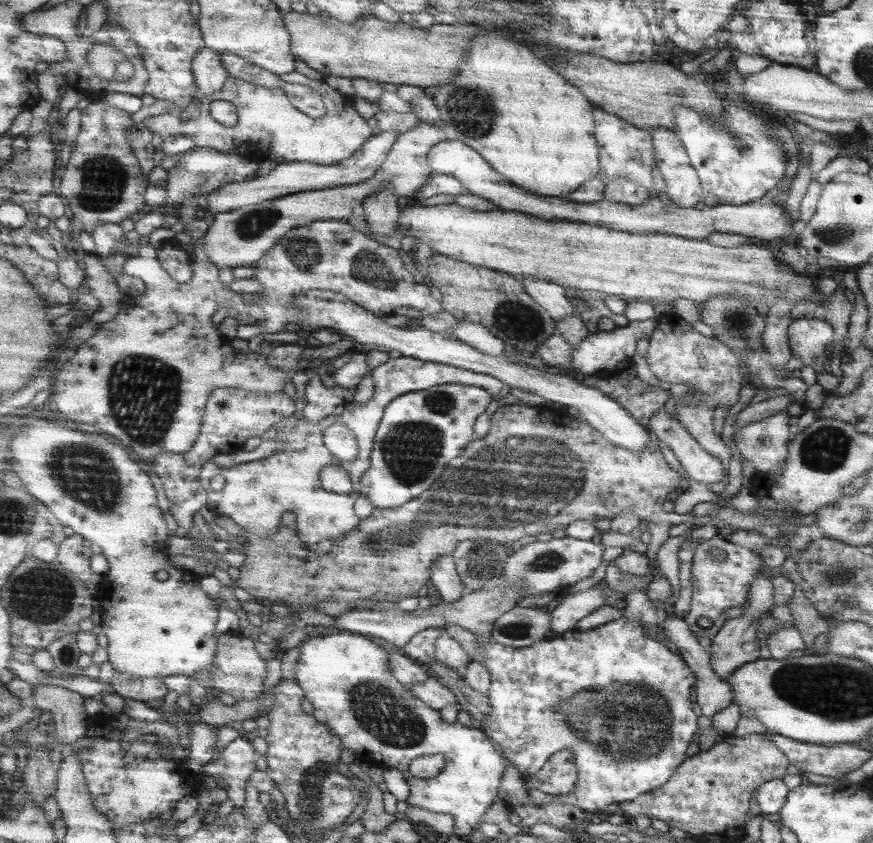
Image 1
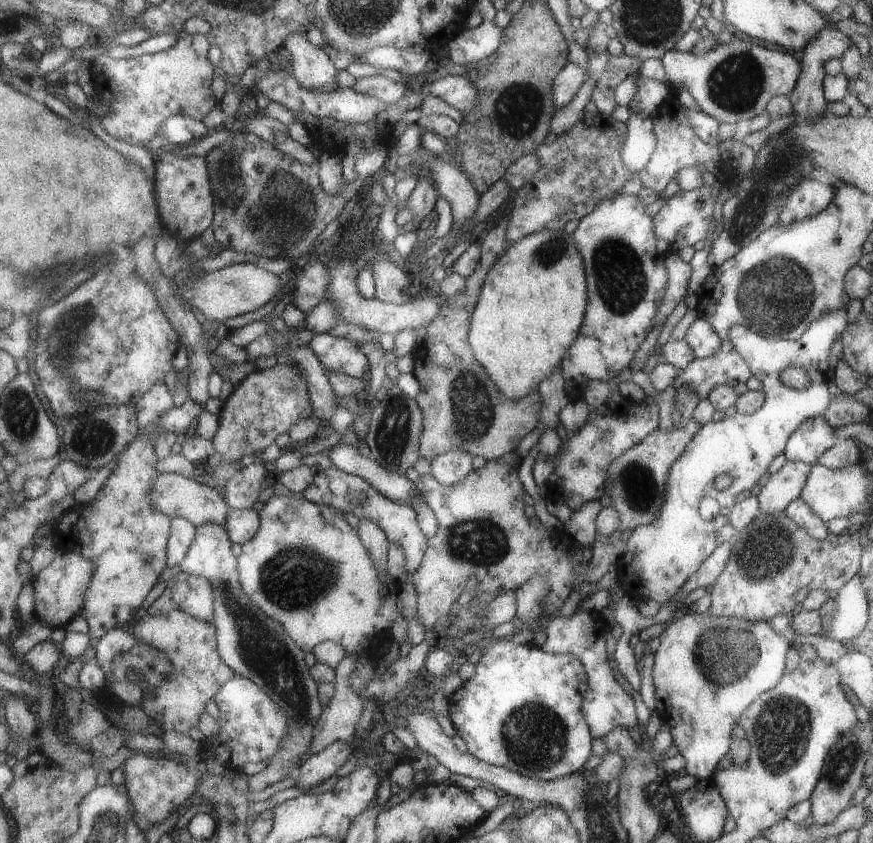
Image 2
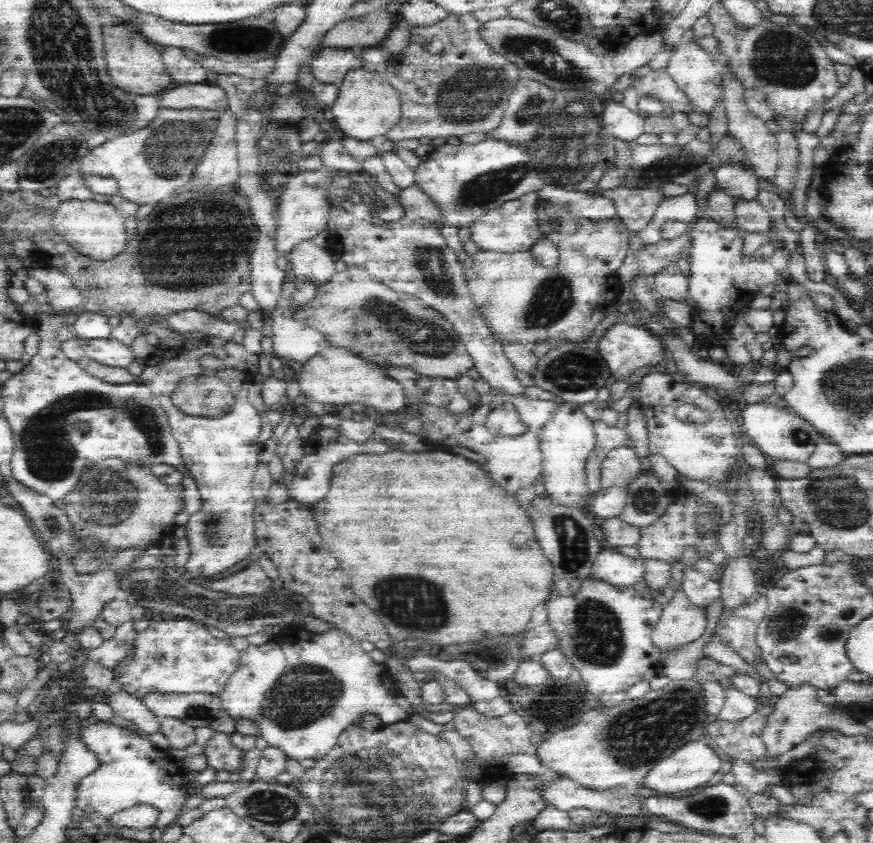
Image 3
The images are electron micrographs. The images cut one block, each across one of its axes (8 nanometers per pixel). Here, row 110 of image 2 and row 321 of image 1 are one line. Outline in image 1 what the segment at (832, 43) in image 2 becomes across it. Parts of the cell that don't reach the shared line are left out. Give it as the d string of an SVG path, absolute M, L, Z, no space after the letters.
M803 316L793 318L787 328L787 340L791 354L795 354L803 366L811 366L817 372L817 384L825 392L839 386L837 378L829 372L829 360L825 356L825 350L833 346L833 328L829 322Z

